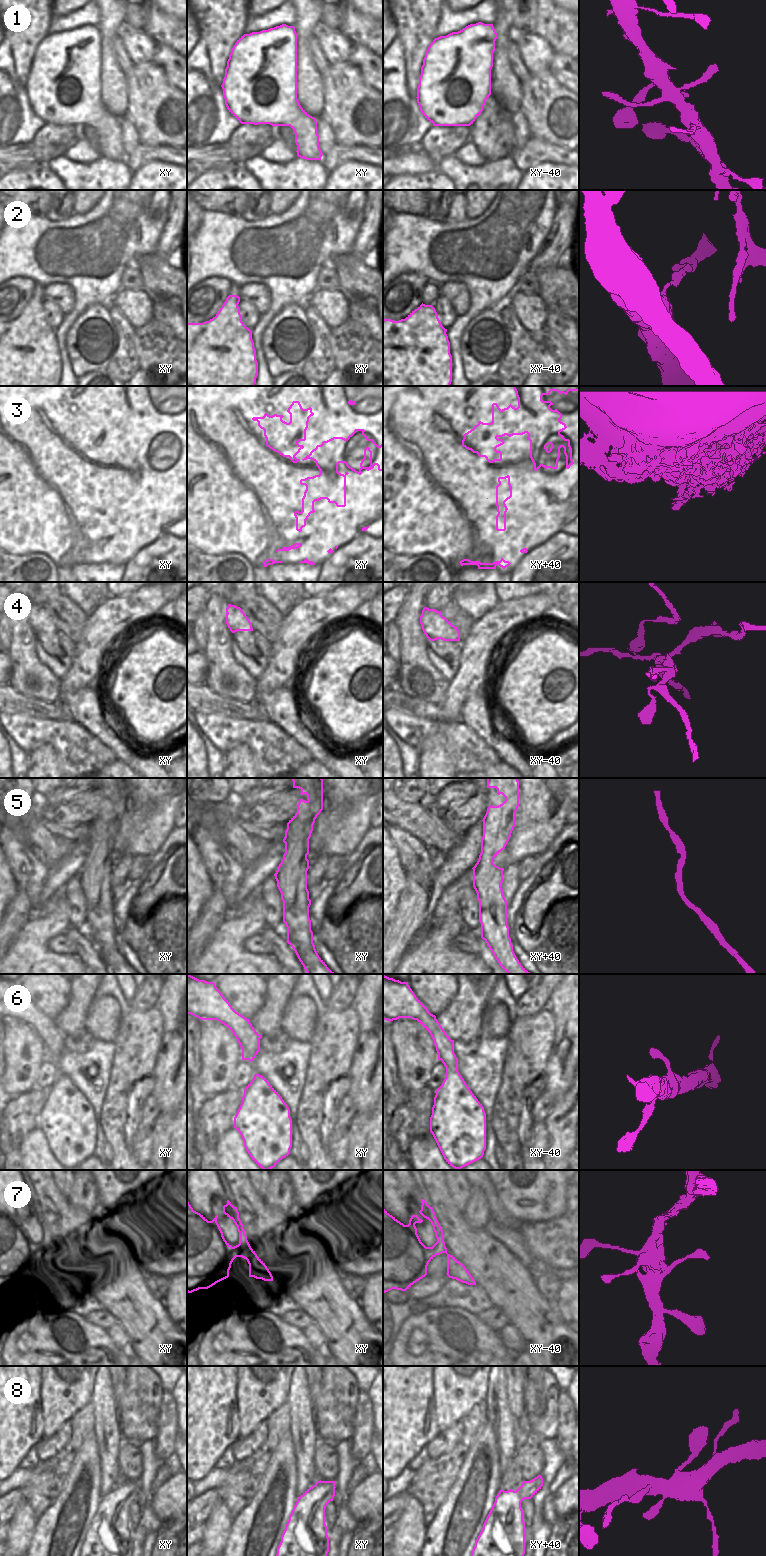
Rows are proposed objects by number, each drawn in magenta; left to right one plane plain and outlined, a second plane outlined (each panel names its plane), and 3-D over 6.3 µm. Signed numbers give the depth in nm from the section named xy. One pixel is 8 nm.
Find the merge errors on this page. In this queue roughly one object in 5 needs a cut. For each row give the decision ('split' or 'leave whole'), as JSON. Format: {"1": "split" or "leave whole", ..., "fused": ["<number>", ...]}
{"1": "leave whole", "2": "split", "3": "leave whole", "4": "split", "5": "leave whole", "6": "leave whole", "7": "leave whole", "8": "leave whole", "fused": ["2", "4"]}

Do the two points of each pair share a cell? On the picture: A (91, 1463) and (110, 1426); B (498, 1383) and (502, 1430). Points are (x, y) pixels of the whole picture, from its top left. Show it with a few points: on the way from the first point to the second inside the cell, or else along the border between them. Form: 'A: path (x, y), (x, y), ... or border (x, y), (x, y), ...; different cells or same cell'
A: border (94, 1432), (101, 1474); different cells
B: path (498, 1395), (500, 1418); same cell

